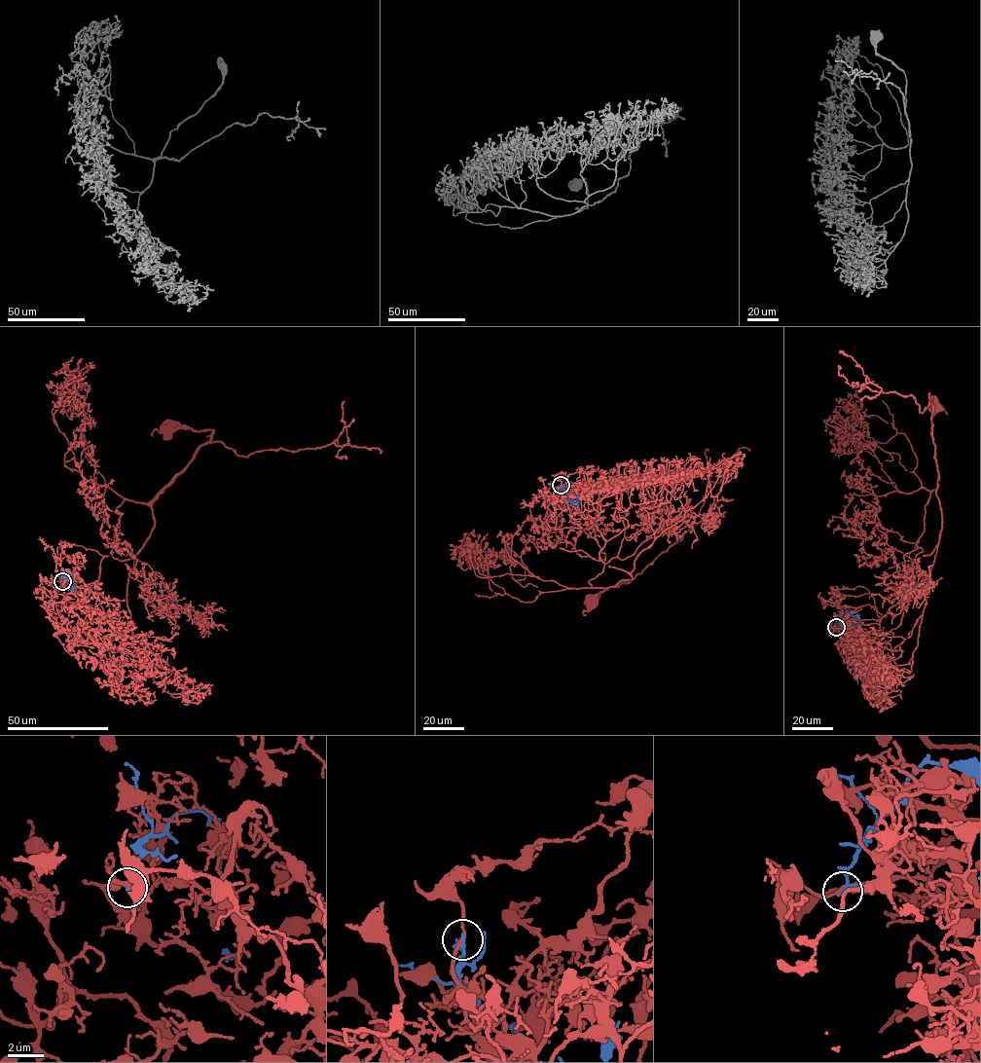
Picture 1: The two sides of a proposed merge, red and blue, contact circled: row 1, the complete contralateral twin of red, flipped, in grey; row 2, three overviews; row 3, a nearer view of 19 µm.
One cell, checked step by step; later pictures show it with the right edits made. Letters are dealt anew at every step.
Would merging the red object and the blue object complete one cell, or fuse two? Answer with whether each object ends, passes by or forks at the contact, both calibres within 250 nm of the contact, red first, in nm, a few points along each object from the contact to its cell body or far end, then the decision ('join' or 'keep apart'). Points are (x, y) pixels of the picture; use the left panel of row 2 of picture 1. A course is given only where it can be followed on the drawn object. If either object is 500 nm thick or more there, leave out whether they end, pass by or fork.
red passes by; blue ends; calibres 140 and 200 nm; course red (62, 581), (64, 604), (95, 634), (115, 617), (121, 638), (152, 501), (213, 431), (167, 429); course blue (62, 582), (71, 573), (71, 588), (75, 590); keep apart

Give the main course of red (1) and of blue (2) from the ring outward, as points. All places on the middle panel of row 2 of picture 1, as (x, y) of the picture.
1: (561, 485), (578, 510), (575, 490), (617, 493), (635, 475), (643, 487), (653, 542), (632, 580), (592, 599)
2: (561, 485), (563, 494), (573, 502), (579, 494)

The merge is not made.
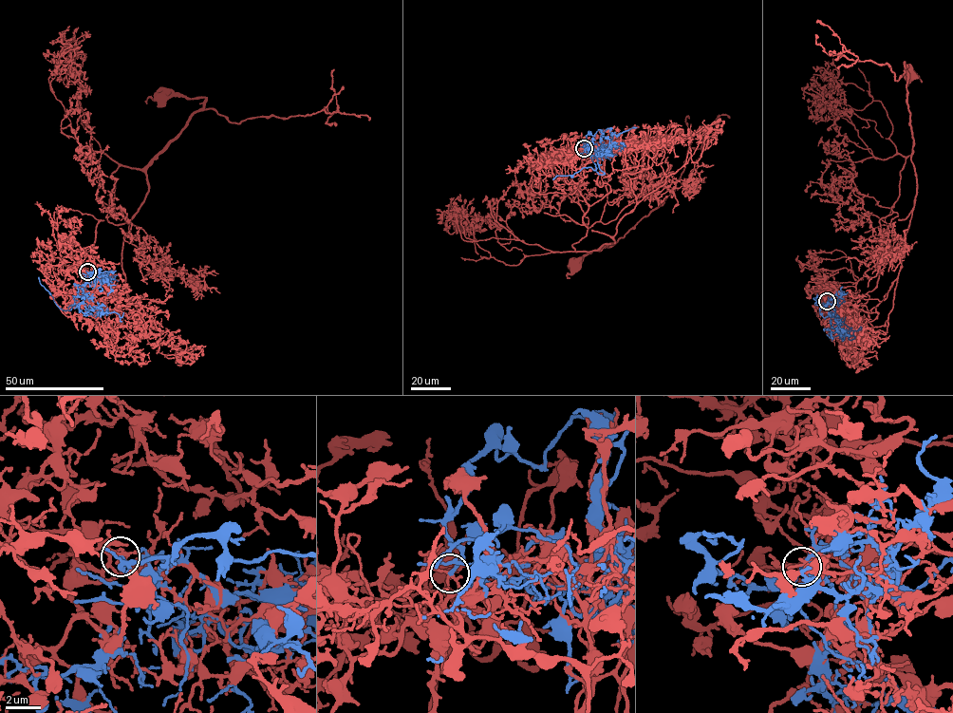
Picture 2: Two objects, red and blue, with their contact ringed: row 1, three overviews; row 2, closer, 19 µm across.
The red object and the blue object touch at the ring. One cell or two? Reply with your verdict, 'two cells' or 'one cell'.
two cells

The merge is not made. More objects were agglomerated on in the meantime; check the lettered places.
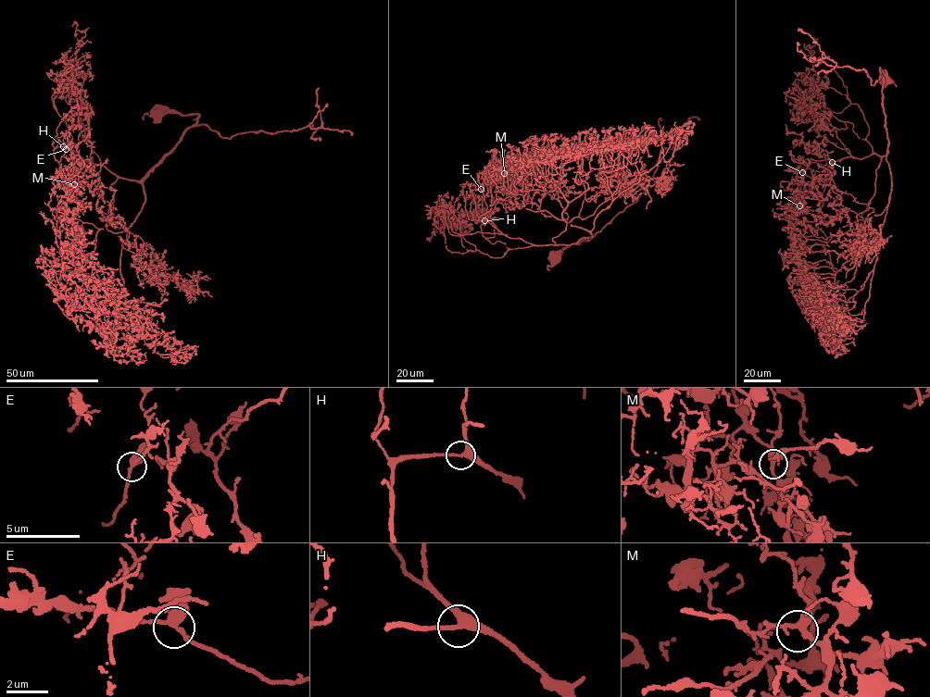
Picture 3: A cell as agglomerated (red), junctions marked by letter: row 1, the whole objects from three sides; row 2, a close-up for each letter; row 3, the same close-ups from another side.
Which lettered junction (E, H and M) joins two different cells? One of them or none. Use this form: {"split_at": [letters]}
{"split_at": []}

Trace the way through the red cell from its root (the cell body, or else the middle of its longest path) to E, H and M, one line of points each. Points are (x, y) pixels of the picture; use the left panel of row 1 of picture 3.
E: (157, 114), (199, 118), (173, 150), (139, 180), (117, 176), (65, 147), (54, 148), (57, 162), (66, 149)
H: (157, 114), (175, 112), (199, 118), (173, 150), (139, 180), (117, 176), (62, 146)
M: (157, 114), (199, 118), (139, 180), (56, 146), (57, 174), (69, 169), (74, 184)

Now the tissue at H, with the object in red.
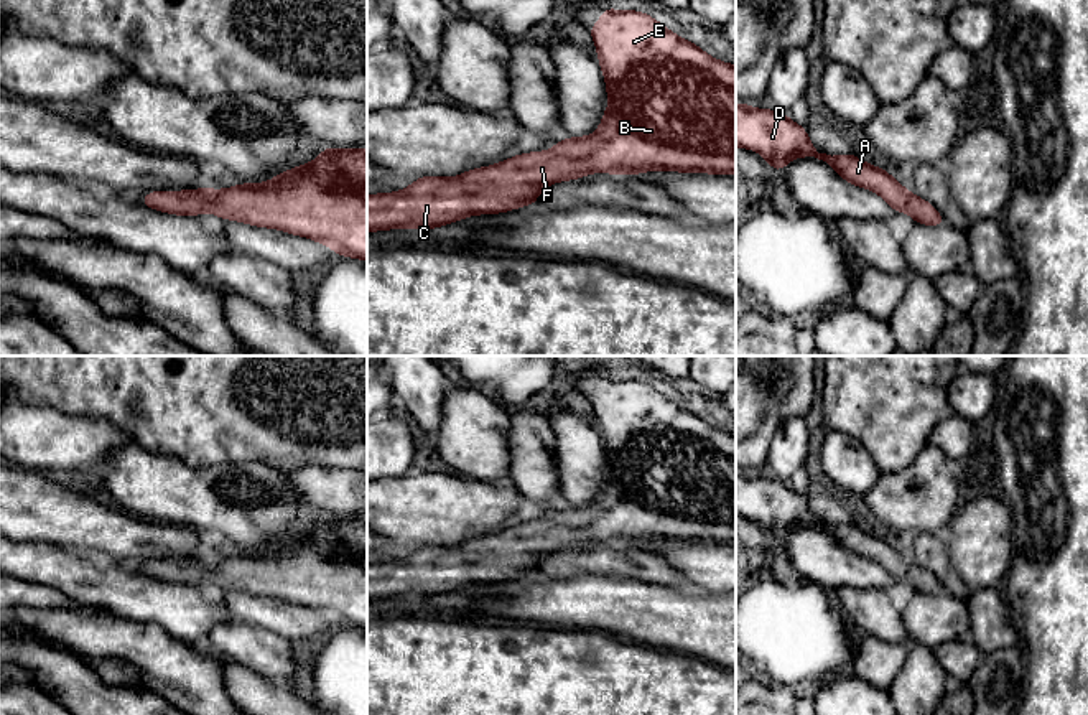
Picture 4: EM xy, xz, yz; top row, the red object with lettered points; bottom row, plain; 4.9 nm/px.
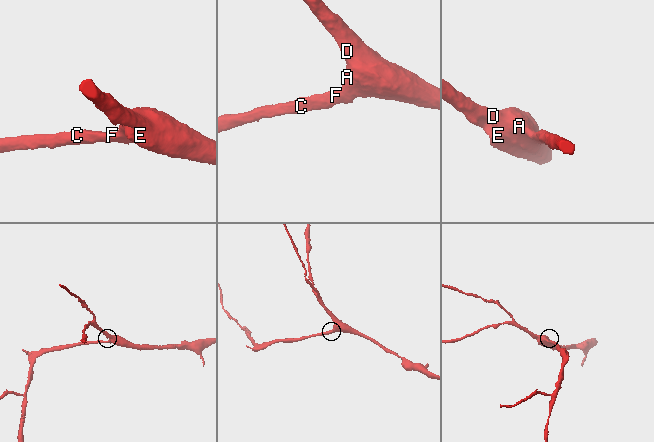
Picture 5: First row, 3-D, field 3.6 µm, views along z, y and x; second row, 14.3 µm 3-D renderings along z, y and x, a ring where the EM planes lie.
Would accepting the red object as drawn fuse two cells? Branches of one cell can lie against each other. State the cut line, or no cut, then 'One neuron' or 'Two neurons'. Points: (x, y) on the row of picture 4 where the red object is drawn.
No split. One neuron

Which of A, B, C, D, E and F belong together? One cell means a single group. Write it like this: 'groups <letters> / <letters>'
groups A B C D E F

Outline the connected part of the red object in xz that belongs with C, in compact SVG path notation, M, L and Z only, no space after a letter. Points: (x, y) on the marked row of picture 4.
M606 7L599 21L594 26L589 26L588 30L593 35L596 49L599 53L597 61L604 72L607 99L609 99L609 107L604 112L601 127L597 129L596 133L579 138L568 137L566 140L555 143L553 148L548 152L517 155L492 166L474 168L456 178L420 176L411 186L402 191L385 193L385 194L367 194L367 232L384 231L384 229L403 229L403 227L431 229L431 227L441 227L448 222L461 221L466 216L472 216L472 214L507 213L520 206L535 204L538 193L551 183L565 181L565 180L579 180L581 176L596 171L630 175L630 176L653 170L736 175L736 66L711 58L701 48L698 48L691 41L681 40L680 36L672 33L668 28L665 28L663 25L660 25L644 12L632 12L632 10L619 12Z

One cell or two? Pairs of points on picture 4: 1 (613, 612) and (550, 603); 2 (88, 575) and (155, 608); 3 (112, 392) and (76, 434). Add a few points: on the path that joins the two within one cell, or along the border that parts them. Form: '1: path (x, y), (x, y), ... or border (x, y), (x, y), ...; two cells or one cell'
1: path (598, 603), (565, 603); one cell
2: path (104, 585), (139, 597); one cell
3: border (53, 407), (68, 414), (102, 417), (127, 432); two cells

